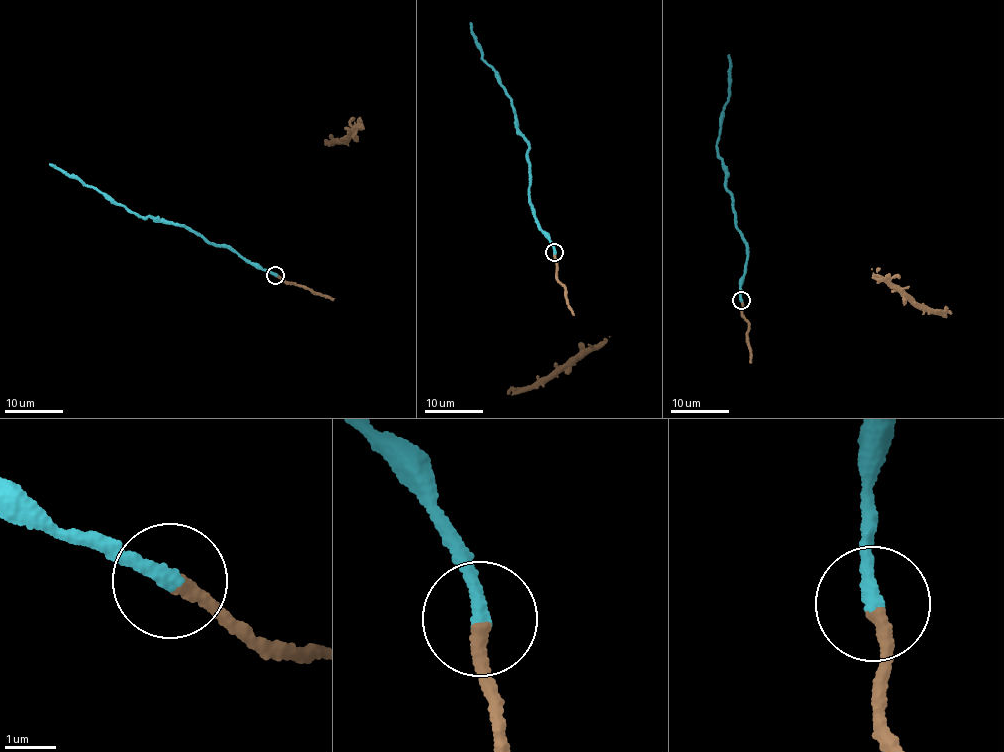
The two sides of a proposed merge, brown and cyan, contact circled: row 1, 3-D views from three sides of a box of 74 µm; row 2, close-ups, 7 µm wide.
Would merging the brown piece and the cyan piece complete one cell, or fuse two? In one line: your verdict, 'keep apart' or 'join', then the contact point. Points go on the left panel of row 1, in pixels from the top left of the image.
join; place (275, 275)

